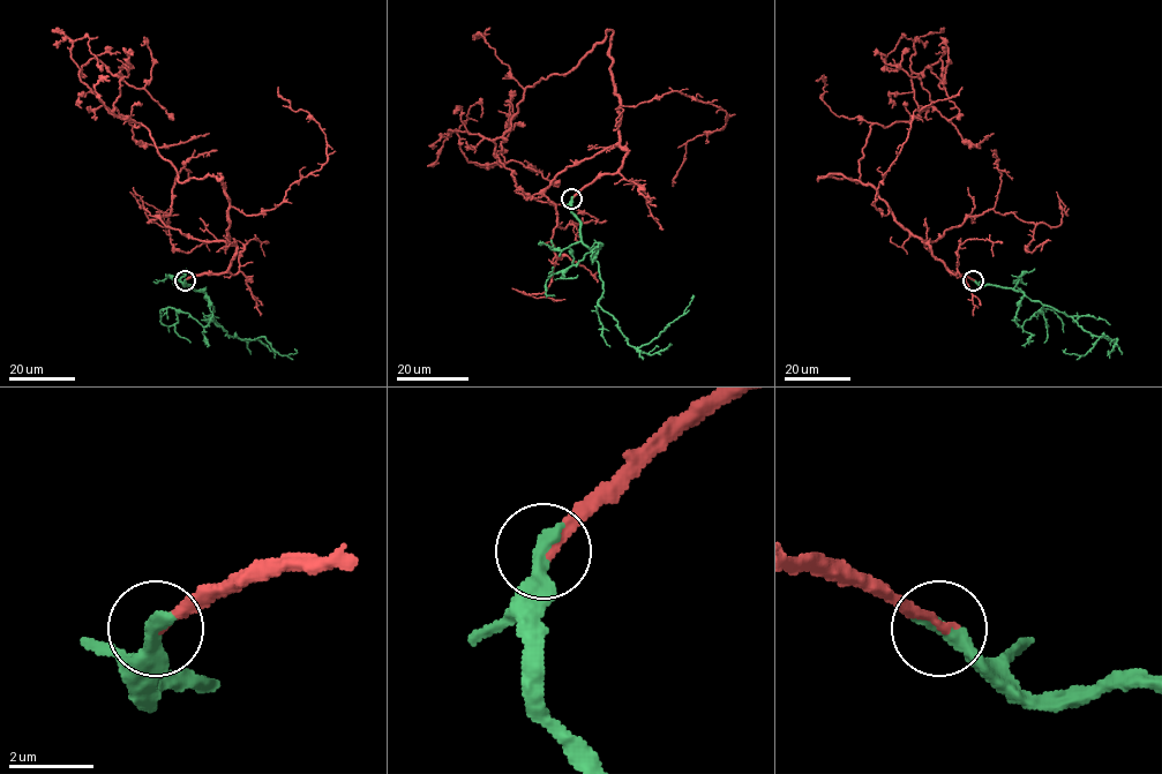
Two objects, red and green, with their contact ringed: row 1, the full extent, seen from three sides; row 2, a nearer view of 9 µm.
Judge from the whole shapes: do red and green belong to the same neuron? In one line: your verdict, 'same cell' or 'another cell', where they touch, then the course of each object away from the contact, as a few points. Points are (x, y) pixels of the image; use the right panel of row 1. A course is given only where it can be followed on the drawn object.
same cell; place (973, 280); course red (973, 280), (818, 179), (857, 182), (913, 73), (941, 58), (944, 88), (941, 37); course green (973, 280), (1021, 291), (1110, 339), (1101, 337), (1084, 355), (1065, 348)

